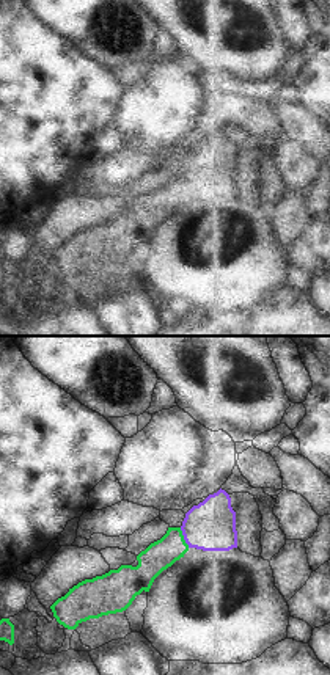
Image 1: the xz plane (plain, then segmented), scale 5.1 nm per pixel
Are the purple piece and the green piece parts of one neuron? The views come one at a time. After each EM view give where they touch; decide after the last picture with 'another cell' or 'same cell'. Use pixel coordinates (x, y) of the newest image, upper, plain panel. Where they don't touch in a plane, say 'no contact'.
contact (184, 186)

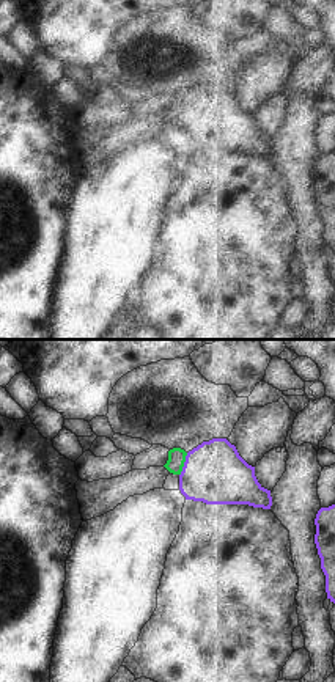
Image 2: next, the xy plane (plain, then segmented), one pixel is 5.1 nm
contact (184, 112)

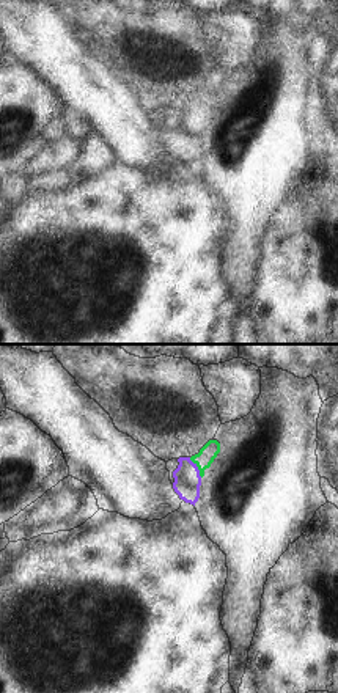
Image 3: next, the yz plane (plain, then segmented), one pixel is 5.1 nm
contact (197, 115)

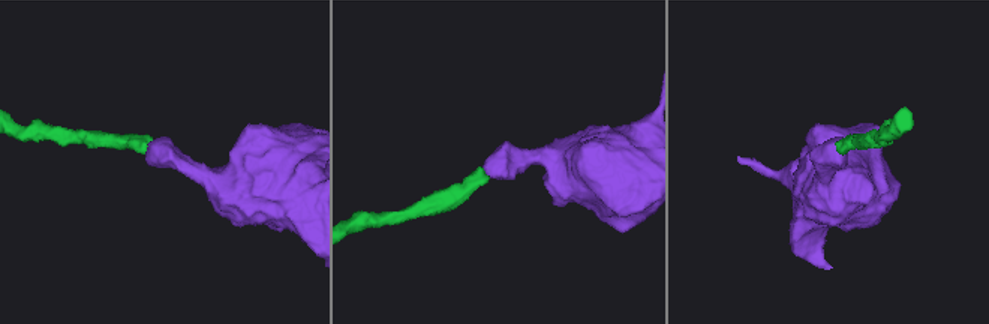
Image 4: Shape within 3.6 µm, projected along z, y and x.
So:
same cell

